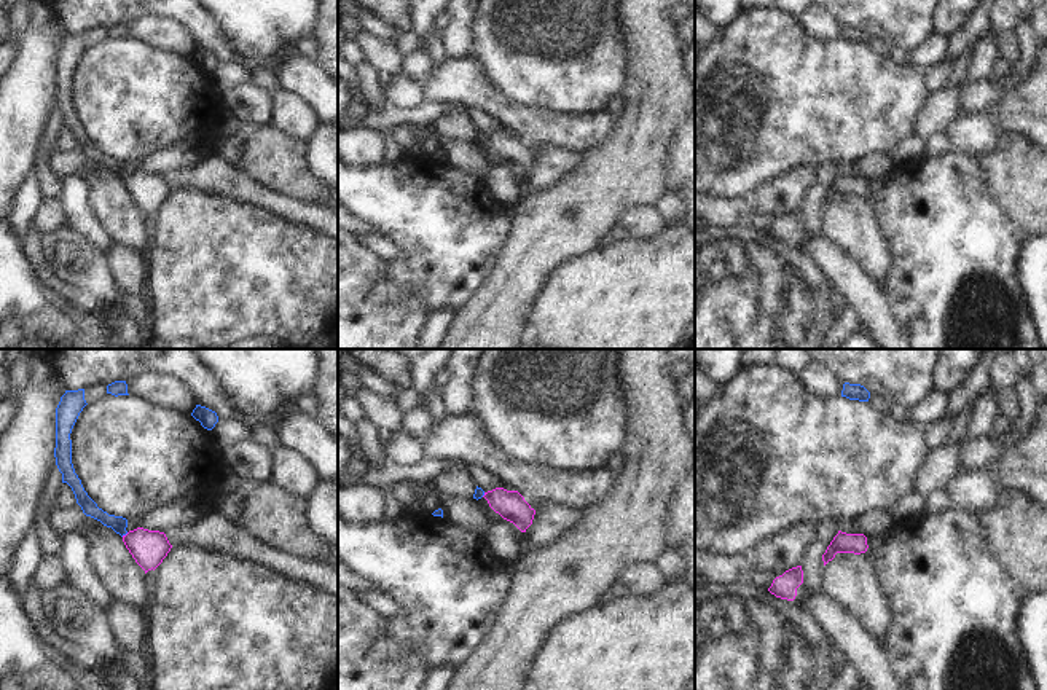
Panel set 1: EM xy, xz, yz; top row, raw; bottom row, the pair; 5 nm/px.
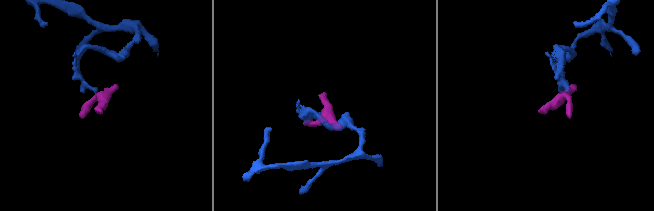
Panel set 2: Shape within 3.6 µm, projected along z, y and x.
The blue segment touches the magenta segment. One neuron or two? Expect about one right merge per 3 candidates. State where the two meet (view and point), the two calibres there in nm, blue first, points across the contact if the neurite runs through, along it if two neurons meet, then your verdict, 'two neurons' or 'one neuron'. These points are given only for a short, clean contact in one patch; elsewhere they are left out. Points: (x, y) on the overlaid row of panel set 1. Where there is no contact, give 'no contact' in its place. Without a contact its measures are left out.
contact xy (125, 534); calibres 80 and 180 nm; border xy (128, 533), (121, 536); two neurons

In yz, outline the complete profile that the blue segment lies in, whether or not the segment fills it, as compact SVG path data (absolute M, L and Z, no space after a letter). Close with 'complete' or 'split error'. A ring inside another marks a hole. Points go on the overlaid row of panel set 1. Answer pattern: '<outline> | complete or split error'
M843 384L841 397L849 400L869 402L870 392L861 384Z | complete

